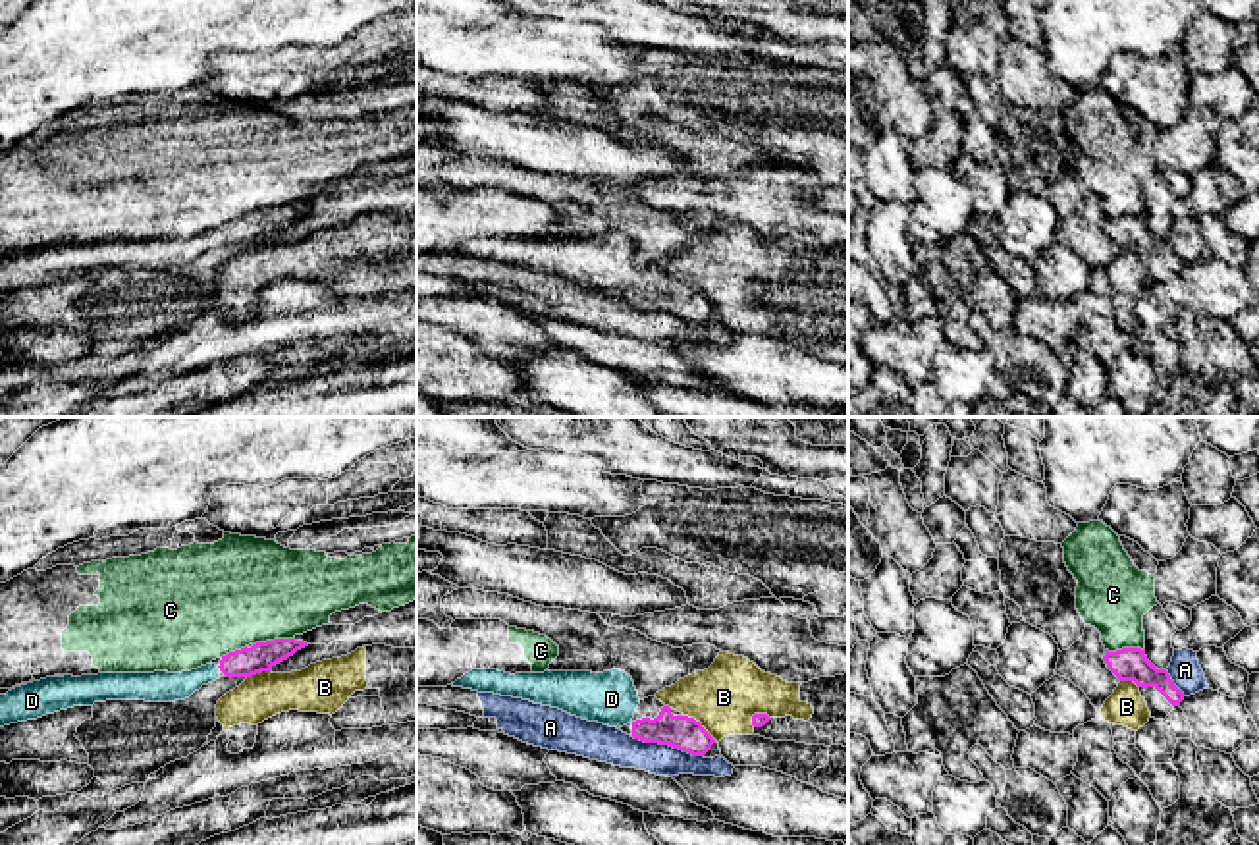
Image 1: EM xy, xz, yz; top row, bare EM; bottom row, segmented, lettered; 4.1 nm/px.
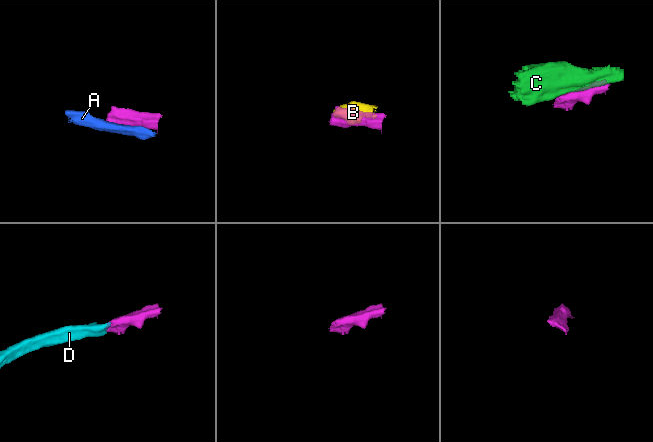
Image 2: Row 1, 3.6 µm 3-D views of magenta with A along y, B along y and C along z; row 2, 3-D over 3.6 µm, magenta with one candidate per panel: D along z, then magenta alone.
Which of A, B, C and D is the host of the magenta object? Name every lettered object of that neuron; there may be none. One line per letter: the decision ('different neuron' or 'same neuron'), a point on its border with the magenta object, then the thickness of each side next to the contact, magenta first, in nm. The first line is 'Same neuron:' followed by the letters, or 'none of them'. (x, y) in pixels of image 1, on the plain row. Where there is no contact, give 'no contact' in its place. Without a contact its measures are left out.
Same neuron: D
A: different neuron; meets magenta in xz at (668, 311); 140 nm thick on the magenta side, 150 nm on the other
B: different neuron; meets magenta in xz at (700, 292); 140 nm thick on the magenta side, 280 nm on the other
C: different neuron; meets magenta in xy at (274, 207); 120 nm thick on the magenta side, 460 nm on the other
D: same neuron; meets magenta in xy at (218, 234); 120 nm thick on the magenta side, 130 nm on the other

